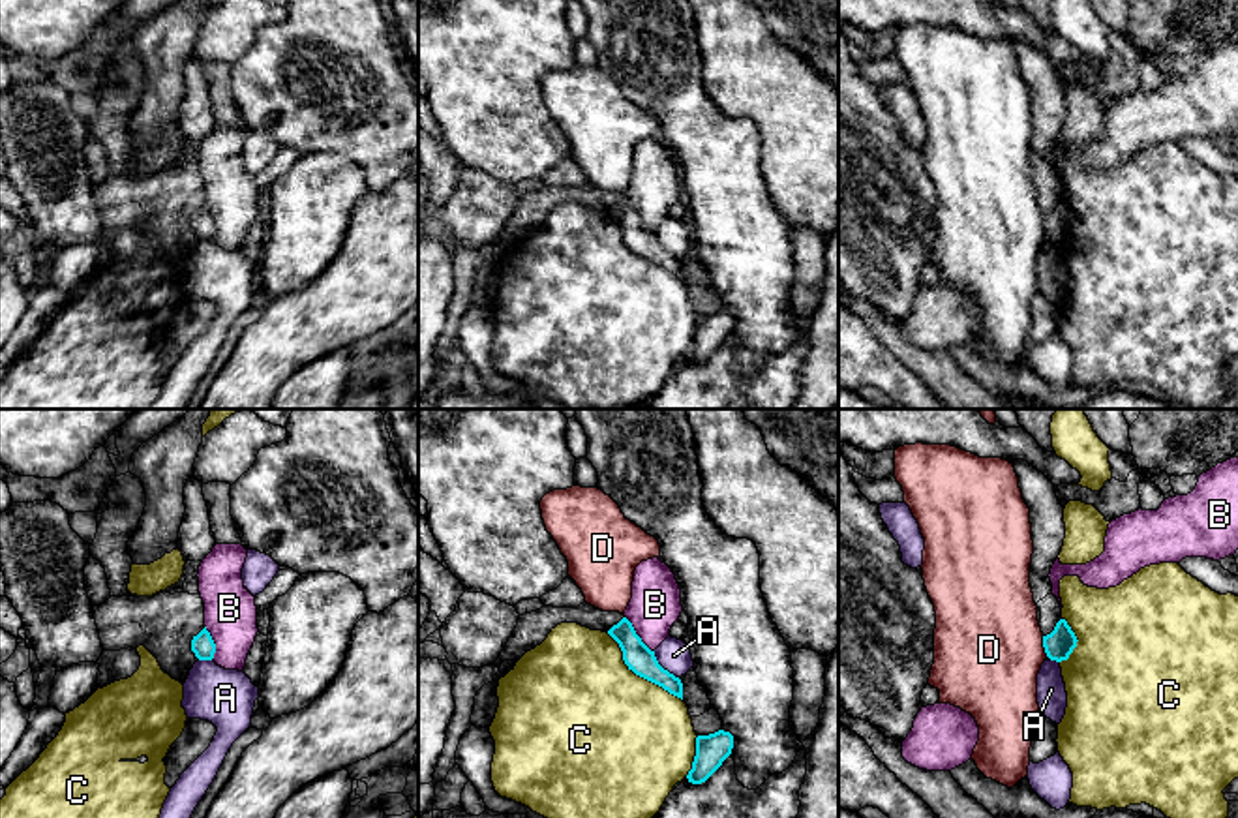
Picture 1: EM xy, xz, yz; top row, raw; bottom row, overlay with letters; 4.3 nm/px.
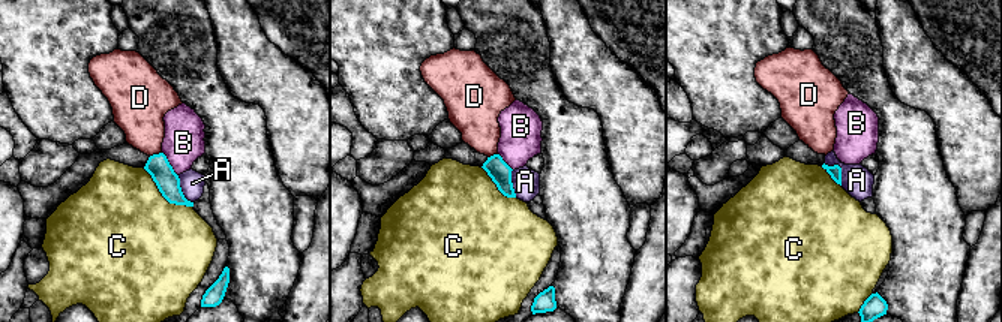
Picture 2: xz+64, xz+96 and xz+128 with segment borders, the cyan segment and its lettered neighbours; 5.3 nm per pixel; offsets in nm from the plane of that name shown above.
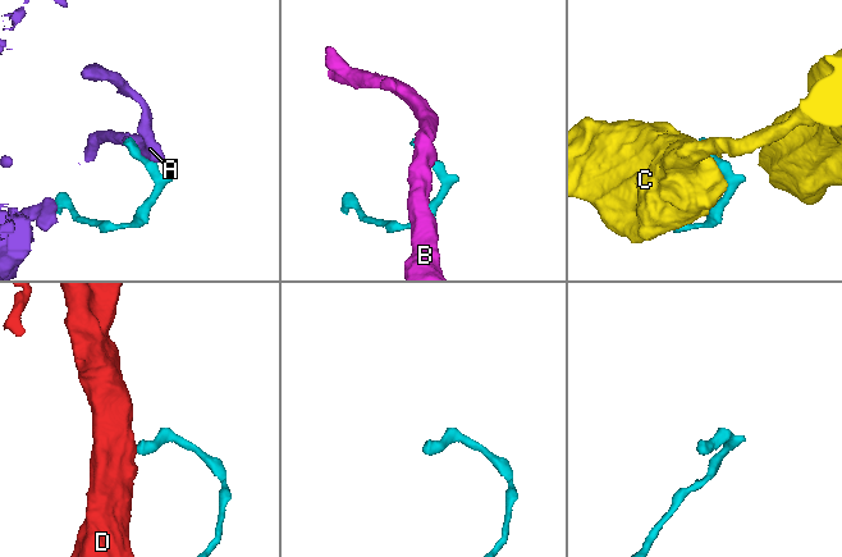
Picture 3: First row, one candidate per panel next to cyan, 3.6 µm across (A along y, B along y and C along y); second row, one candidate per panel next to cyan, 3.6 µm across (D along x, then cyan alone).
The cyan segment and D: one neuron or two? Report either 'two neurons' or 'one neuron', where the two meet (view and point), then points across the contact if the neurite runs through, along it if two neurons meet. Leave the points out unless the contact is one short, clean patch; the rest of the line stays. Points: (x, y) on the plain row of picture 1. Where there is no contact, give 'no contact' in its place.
two neurons; contact yz (1043, 226); border yz (1041, 216), (1047, 235)

